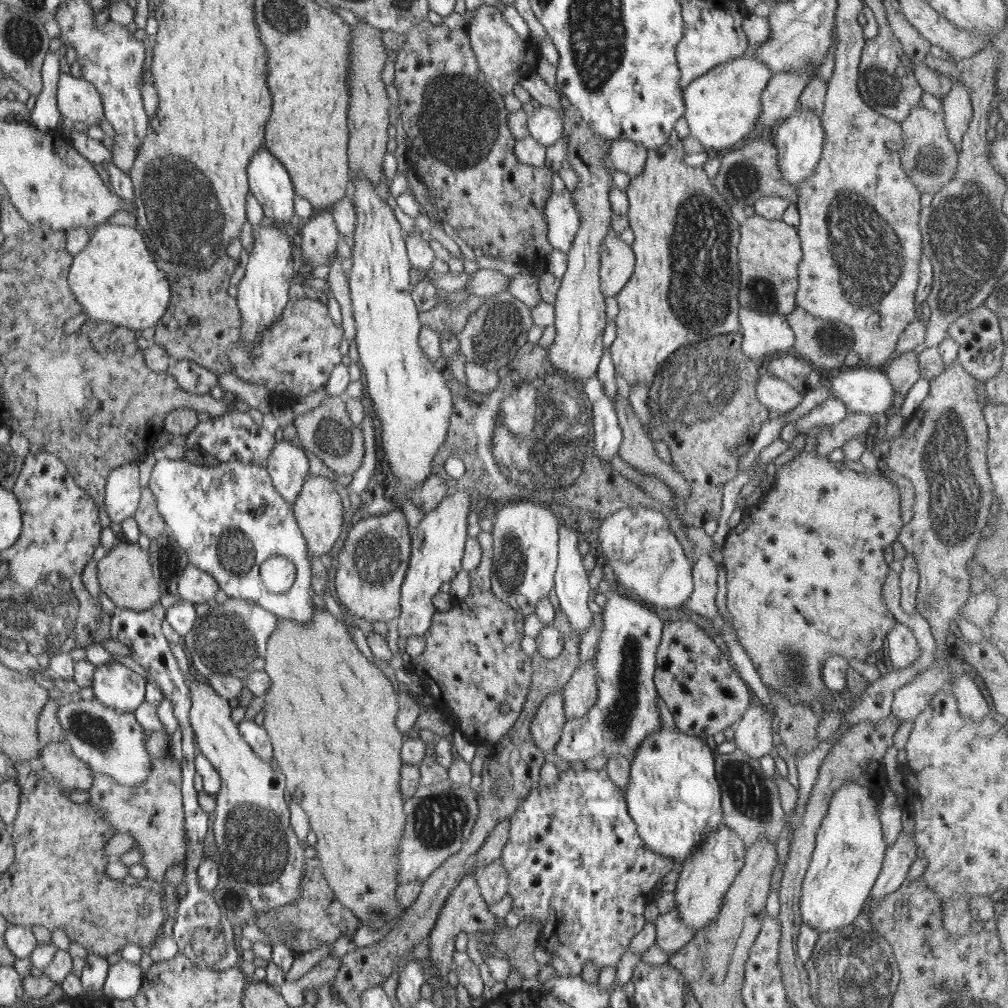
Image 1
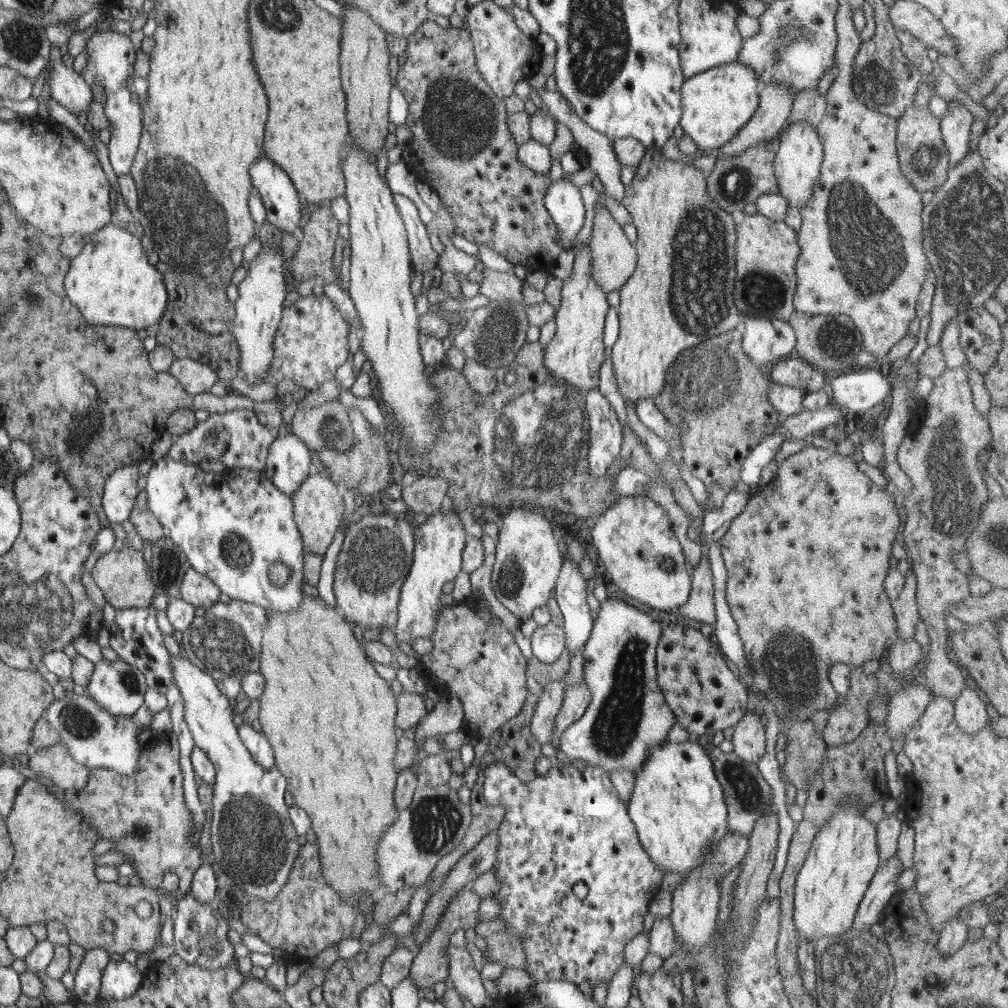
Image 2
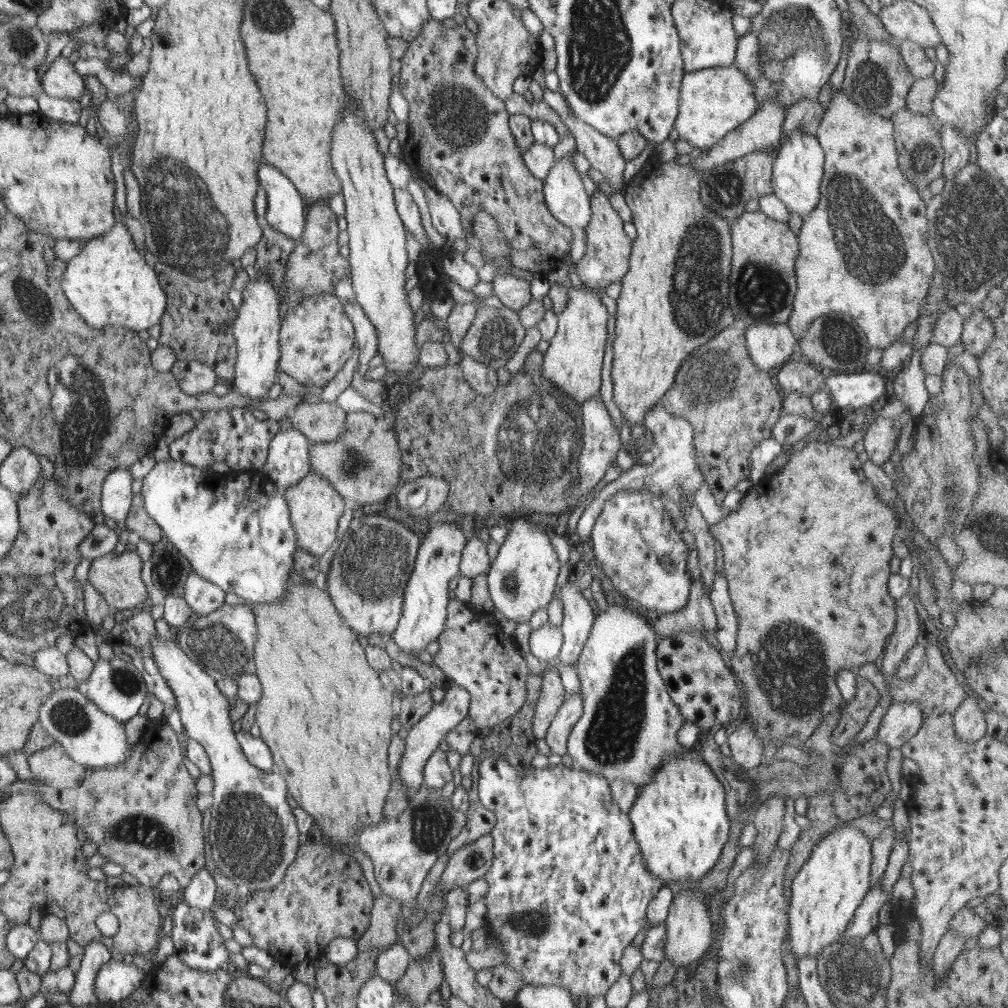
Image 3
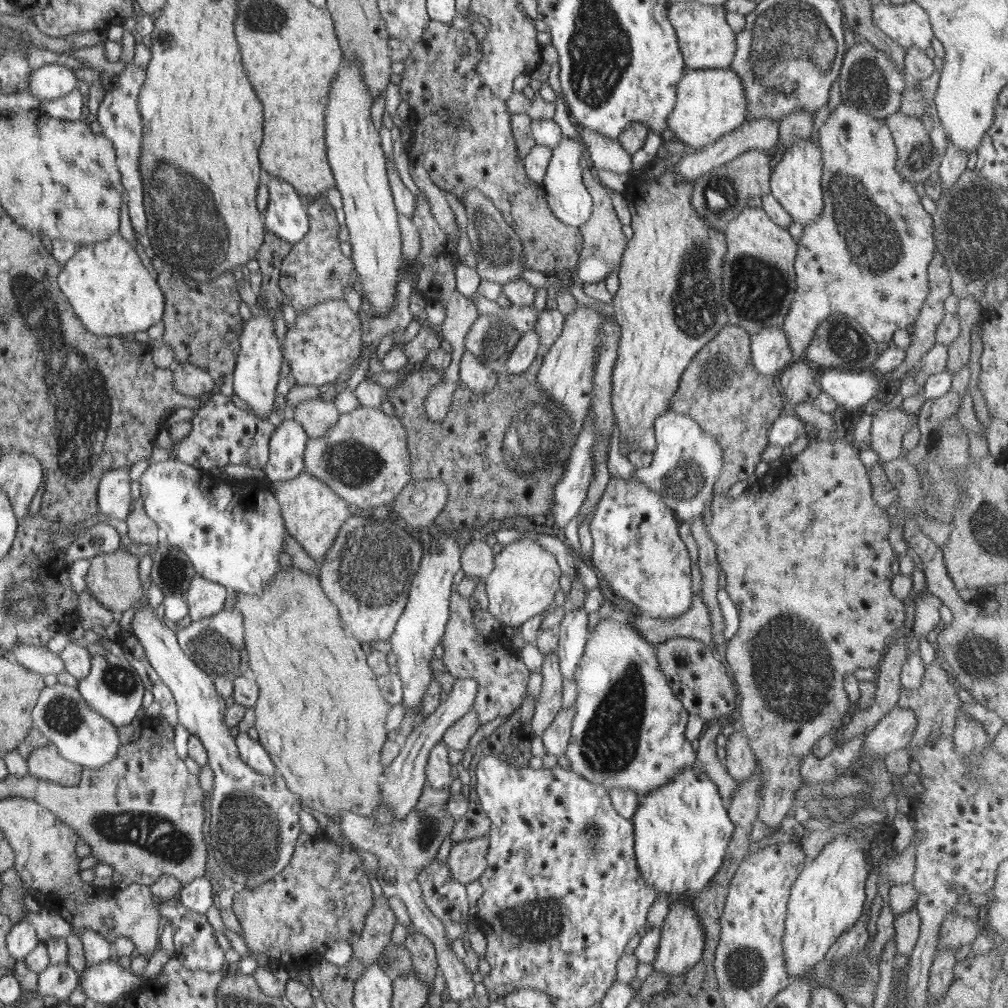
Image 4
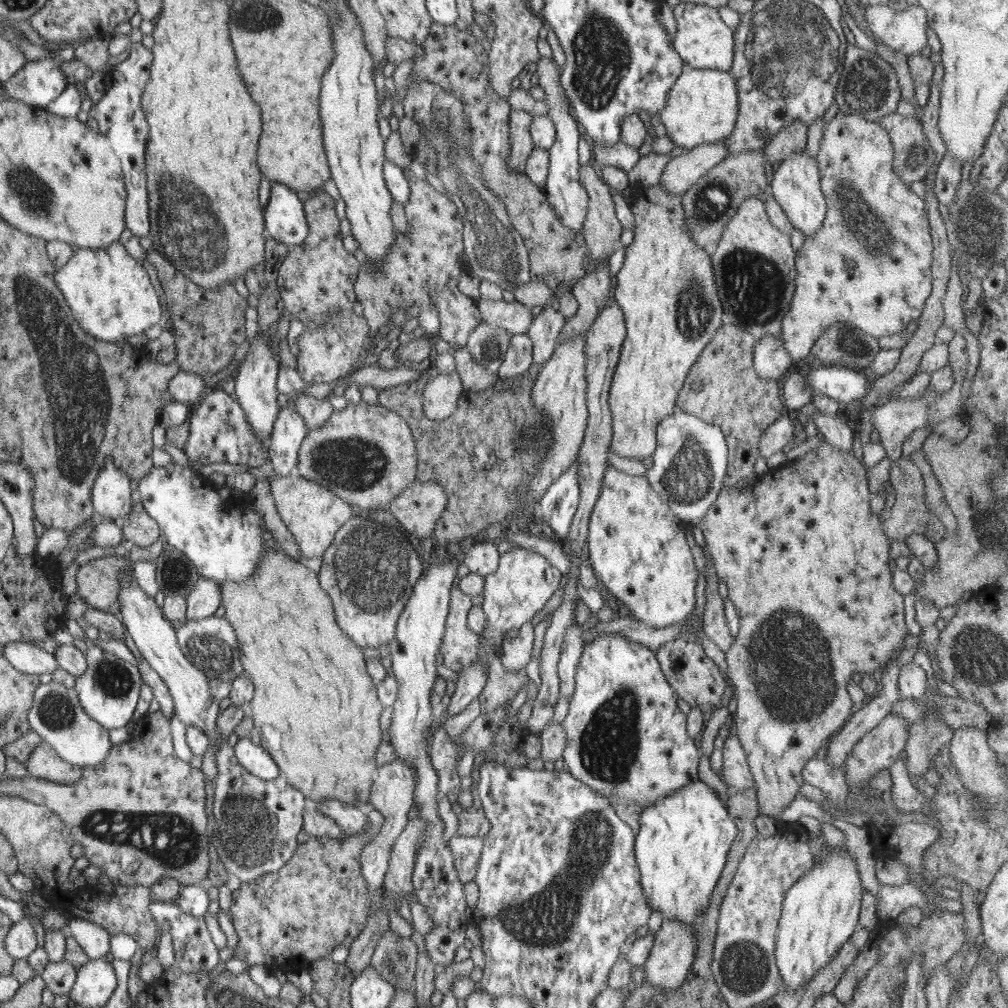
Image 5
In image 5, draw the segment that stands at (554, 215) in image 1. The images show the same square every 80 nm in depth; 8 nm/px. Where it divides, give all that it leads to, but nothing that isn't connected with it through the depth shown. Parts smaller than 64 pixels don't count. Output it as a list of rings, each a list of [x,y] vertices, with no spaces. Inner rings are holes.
[[[540,57],[536,62],[535,74],[538,76],[538,86],[545,92],[546,103],[550,107],[549,117],[555,124],[555,141],[549,148],[549,171],[546,184],[542,188],[549,205],[554,209],[559,221],[566,227],[580,231],[585,223],[589,196],[584,185],[579,181],[579,151],[578,151],[578,121],[572,114],[569,100],[561,87],[561,72],[563,67],[558,66],[553,58]]]

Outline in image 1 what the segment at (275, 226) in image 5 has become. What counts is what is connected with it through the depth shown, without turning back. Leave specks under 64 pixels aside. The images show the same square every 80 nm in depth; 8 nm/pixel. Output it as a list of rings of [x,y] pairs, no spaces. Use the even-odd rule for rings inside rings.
[[[260,148],[248,164],[252,194],[262,205],[265,218],[274,224],[292,222],[294,189],[286,168],[272,156],[270,149]]]

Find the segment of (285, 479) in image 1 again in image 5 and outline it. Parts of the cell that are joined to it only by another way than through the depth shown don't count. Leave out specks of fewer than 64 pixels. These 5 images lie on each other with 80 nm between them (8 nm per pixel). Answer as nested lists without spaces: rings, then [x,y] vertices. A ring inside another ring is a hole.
[[[293,402],[279,410],[274,432],[268,444],[274,476],[288,477],[295,474],[298,452],[308,432],[305,420]]]

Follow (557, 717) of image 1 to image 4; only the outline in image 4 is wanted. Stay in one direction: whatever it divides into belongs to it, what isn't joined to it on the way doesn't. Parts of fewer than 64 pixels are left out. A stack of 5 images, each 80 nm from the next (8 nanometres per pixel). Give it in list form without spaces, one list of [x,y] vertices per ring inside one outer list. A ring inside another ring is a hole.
[[[557,651],[545,654],[543,659],[542,688],[538,700],[535,701],[535,711],[531,718],[531,731],[538,736],[549,727],[562,706],[563,676],[559,669]]]

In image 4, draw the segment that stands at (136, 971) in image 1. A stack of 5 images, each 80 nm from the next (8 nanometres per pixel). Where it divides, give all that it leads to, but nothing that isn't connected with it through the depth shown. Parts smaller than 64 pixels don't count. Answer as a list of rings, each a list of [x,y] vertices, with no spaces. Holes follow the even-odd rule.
[[[111,959],[85,967],[81,976],[83,993],[94,1002],[113,1003],[117,998],[136,989],[143,982],[142,974],[135,974]]]

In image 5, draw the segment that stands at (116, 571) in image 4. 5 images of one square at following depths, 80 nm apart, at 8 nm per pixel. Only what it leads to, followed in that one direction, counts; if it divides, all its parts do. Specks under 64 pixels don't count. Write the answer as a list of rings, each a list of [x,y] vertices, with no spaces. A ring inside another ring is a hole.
[[[109,555],[97,559],[91,559],[86,564],[79,566],[76,572],[76,593],[92,608],[97,608],[102,612],[119,612],[122,608],[120,593],[123,592],[124,575],[130,575],[130,580],[134,578],[132,564],[129,557],[119,555]]]

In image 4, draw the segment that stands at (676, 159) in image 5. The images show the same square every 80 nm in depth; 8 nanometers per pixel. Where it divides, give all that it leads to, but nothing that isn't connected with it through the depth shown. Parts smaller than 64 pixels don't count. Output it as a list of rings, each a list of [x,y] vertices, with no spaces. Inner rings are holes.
[[[754,118],[752,122],[745,121],[736,130],[721,136],[716,142],[709,144],[707,147],[702,147],[695,150],[688,150],[683,154],[681,160],[675,164],[675,174],[681,180],[696,181],[707,172],[726,164],[729,160],[736,158],[743,152],[752,149],[761,152],[767,149],[772,150],[776,147],[779,139],[779,125],[778,122],[773,122],[771,118]]]

